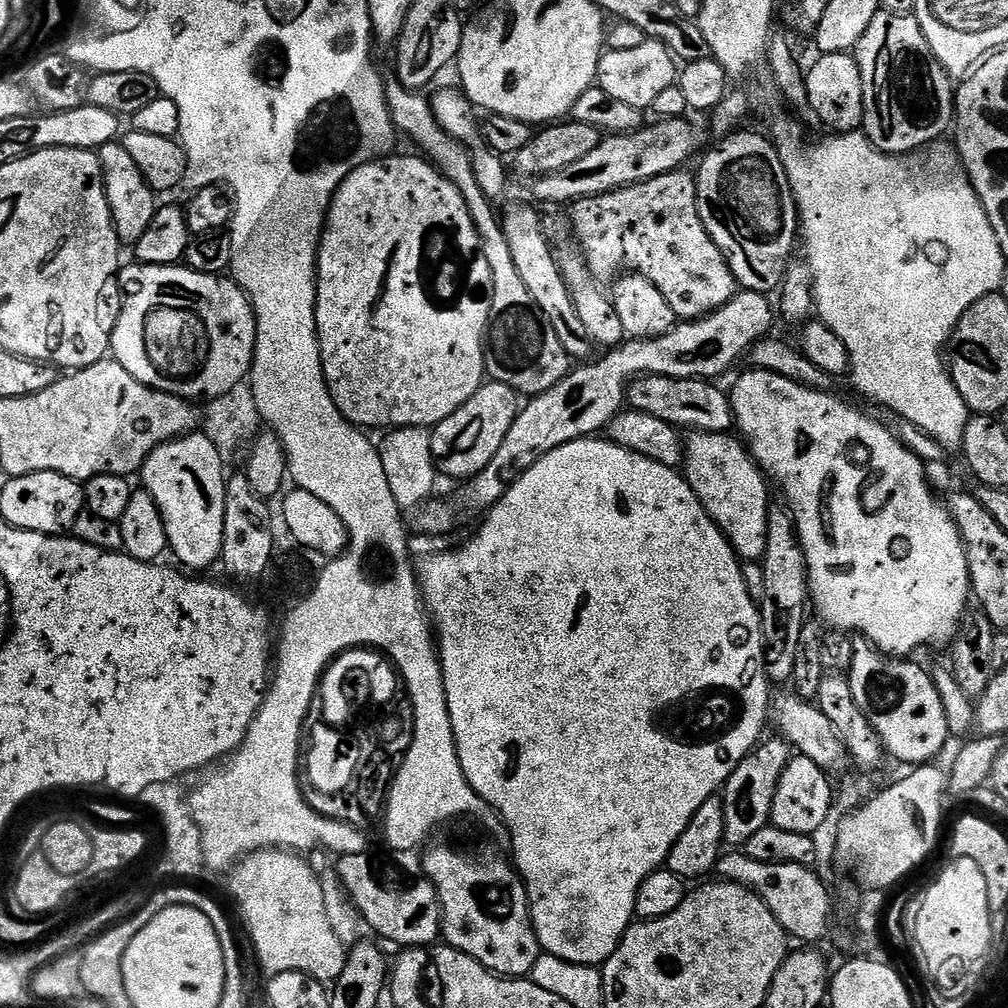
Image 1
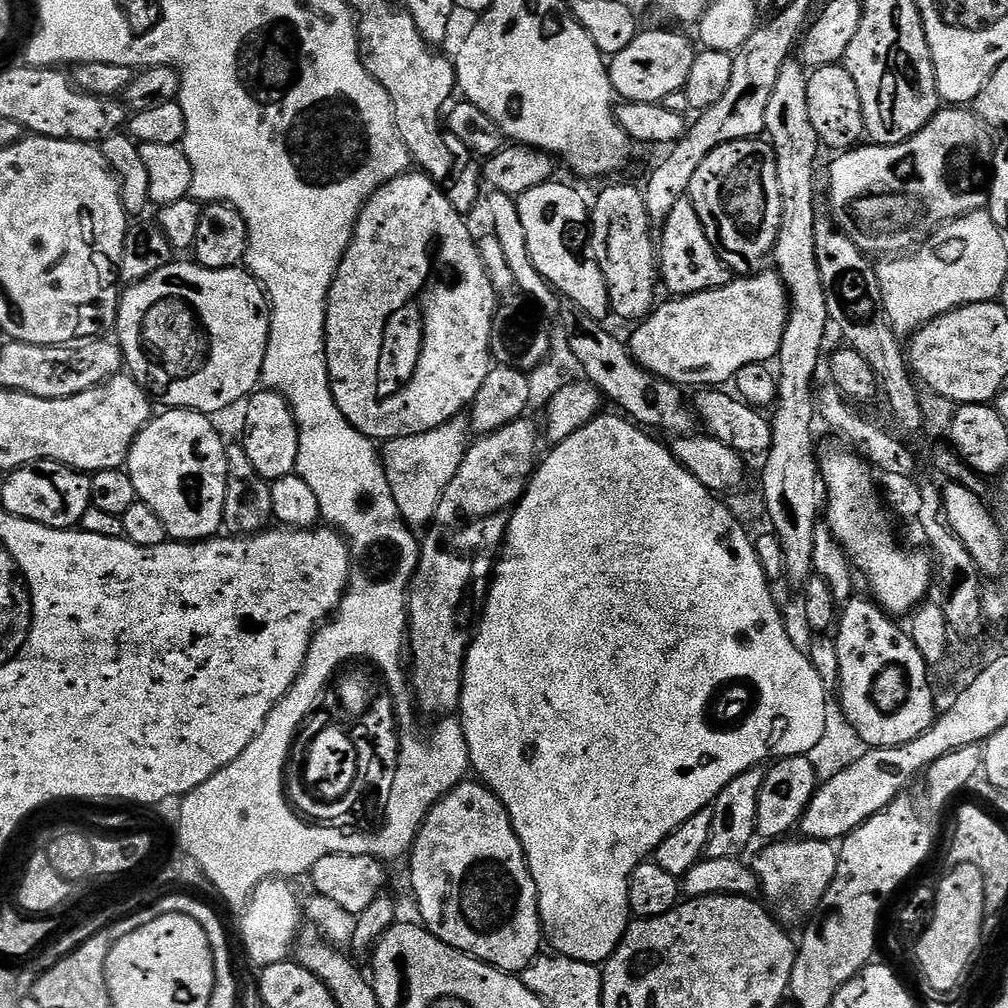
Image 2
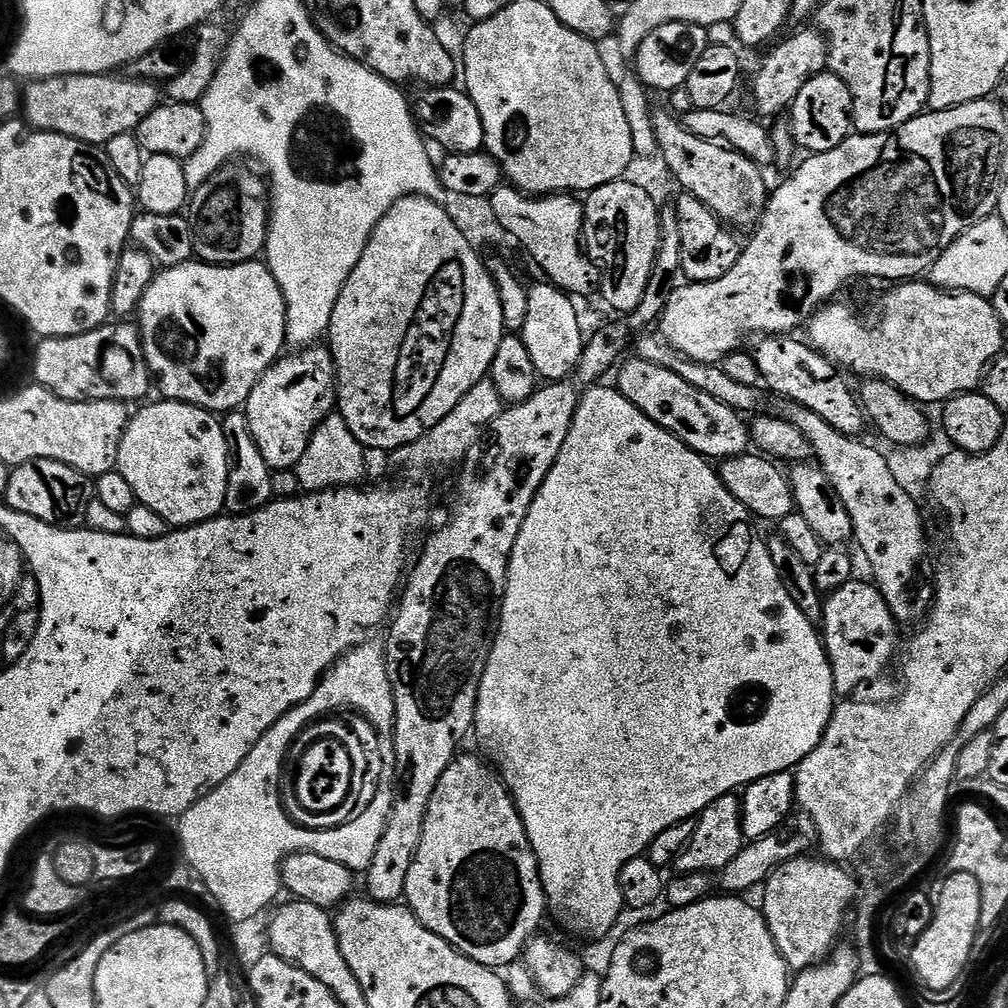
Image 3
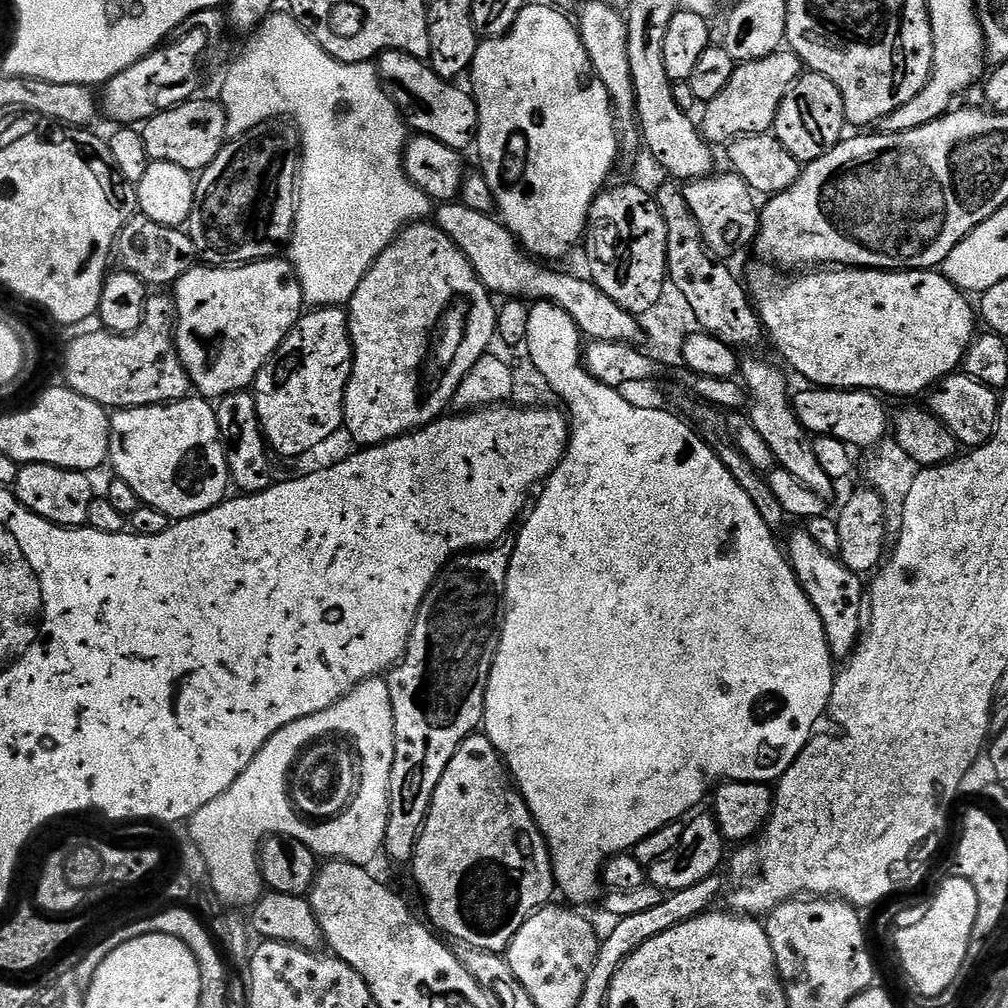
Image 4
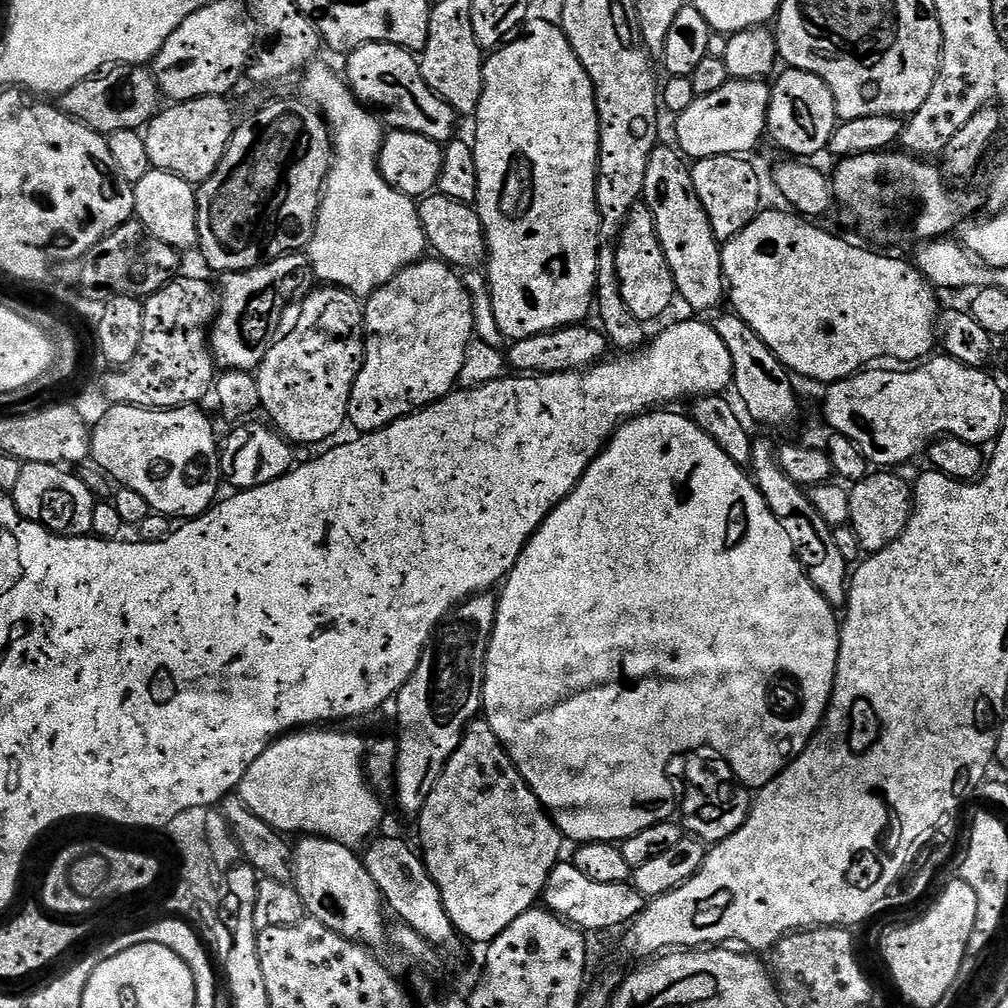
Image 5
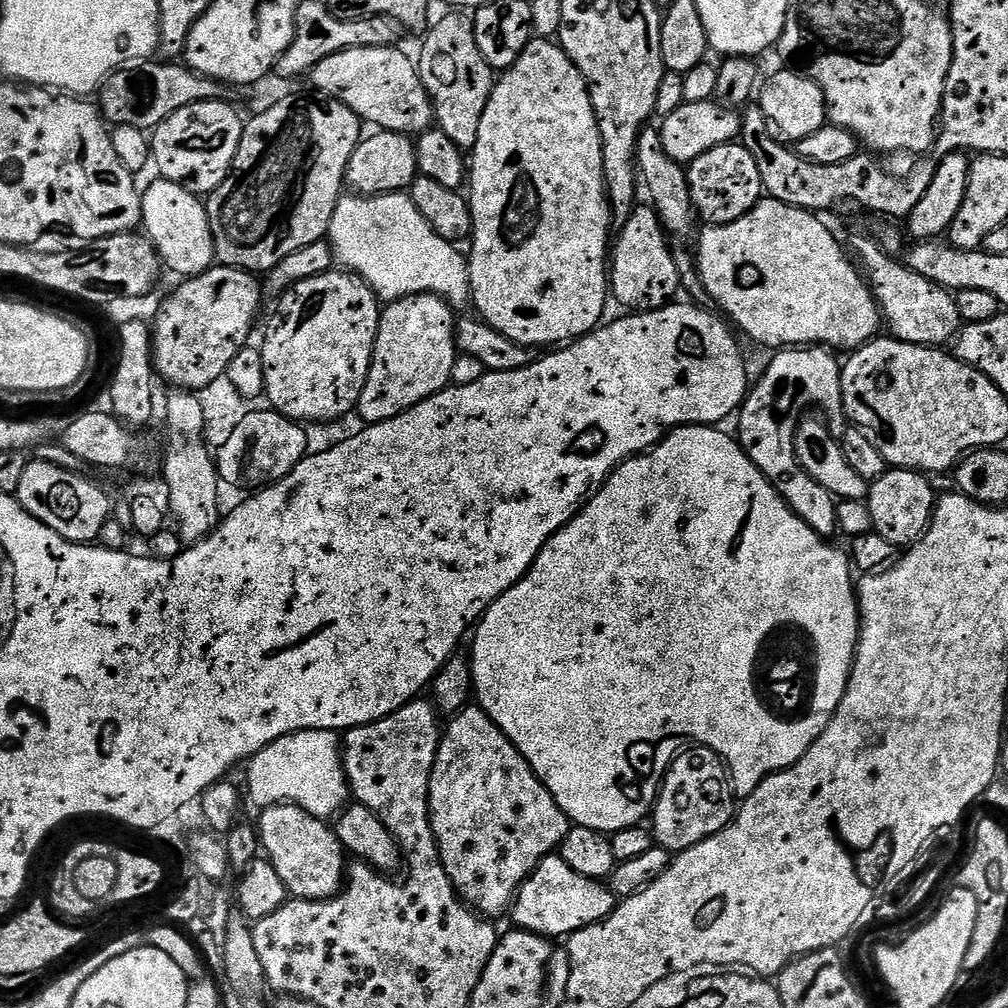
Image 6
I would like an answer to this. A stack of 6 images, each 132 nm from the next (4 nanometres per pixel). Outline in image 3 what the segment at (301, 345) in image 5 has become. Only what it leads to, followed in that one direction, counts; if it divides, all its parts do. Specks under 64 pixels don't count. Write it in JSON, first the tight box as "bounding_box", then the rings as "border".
{"bounding_box":[246,346,338,471],"border":[[[309,346],[290,352],[281,355],[276,363],[264,371],[262,378],[258,378],[254,390],[250,390],[246,405],[250,434],[254,434],[254,442],[258,442],[258,450],[262,450],[262,458],[266,458],[268,467],[275,471],[295,469],[302,454],[306,454],[306,446],[310,446],[310,438],[316,432],[316,427],[327,416],[333,415],[338,404],[336,363],[331,351],[324,346]]]}

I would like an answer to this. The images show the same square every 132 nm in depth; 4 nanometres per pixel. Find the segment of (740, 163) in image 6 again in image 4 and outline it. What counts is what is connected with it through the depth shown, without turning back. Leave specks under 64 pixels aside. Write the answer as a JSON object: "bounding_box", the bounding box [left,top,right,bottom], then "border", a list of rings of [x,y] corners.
{"bounding_box":[683,170,760,258],"border":[[[727,170],[719,176],[703,176],[700,180],[689,180],[683,185],[687,206],[701,228],[701,238],[708,252],[716,258],[726,258],[751,245],[760,233],[760,208],[757,193],[735,170]]]}

